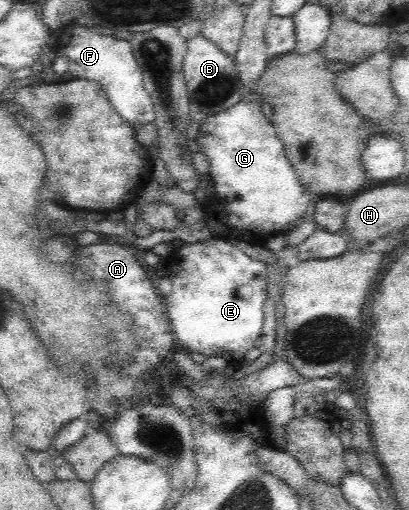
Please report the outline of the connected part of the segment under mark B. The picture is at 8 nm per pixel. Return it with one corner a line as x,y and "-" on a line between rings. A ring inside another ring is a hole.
202,35
187,40
183,70
191,109
195,115
215,114
228,109
236,105
246,93
236,69
235,59
231,55
226,55
213,41

